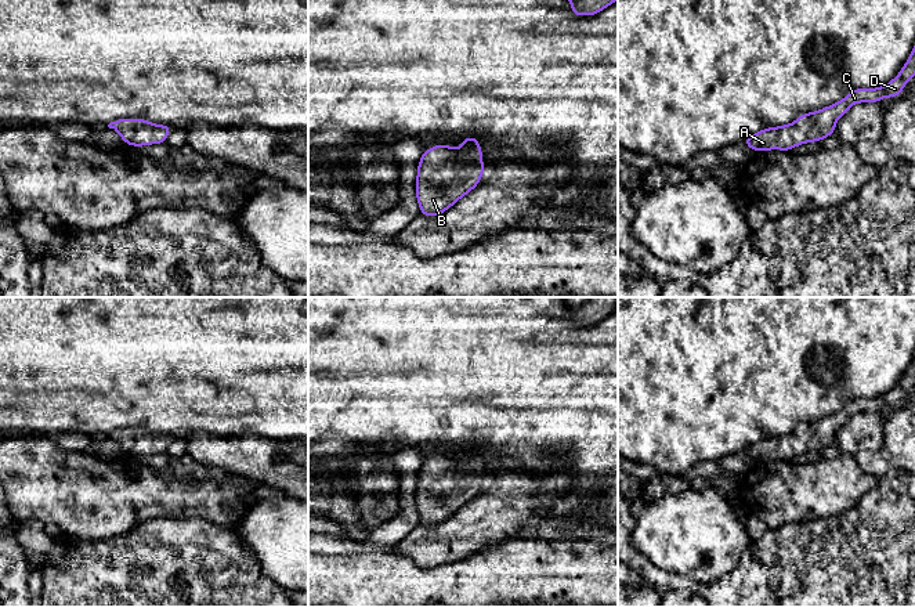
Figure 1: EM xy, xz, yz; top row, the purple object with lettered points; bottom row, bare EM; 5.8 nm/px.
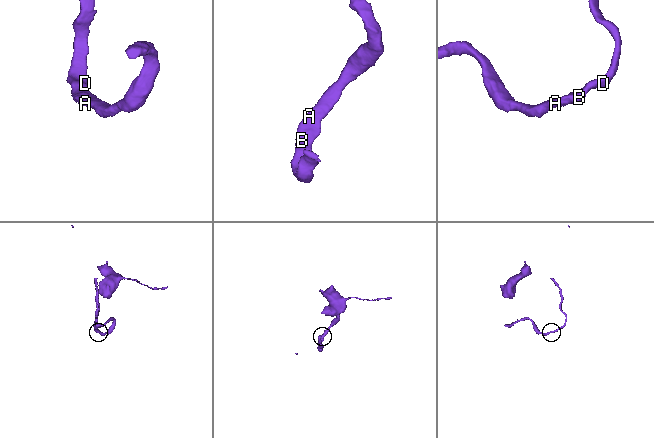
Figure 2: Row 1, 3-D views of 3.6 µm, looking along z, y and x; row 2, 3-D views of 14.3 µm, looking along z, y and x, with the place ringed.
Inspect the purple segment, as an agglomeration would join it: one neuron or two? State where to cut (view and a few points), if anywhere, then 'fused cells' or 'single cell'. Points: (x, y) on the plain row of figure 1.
no cut | single cell

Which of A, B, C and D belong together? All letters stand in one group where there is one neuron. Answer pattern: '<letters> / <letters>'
A B C D

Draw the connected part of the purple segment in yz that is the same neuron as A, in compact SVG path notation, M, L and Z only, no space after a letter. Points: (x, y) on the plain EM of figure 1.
M915 355L901 382L887 394L878 398L856 398L838 413L817 422L800 424L792 434L763 438L744 449L742 455L755 462L767 459L792 460L796 455L821 451L835 444L835 434L857 412L879 412L885 407L898 407L907 391L915 387Z

